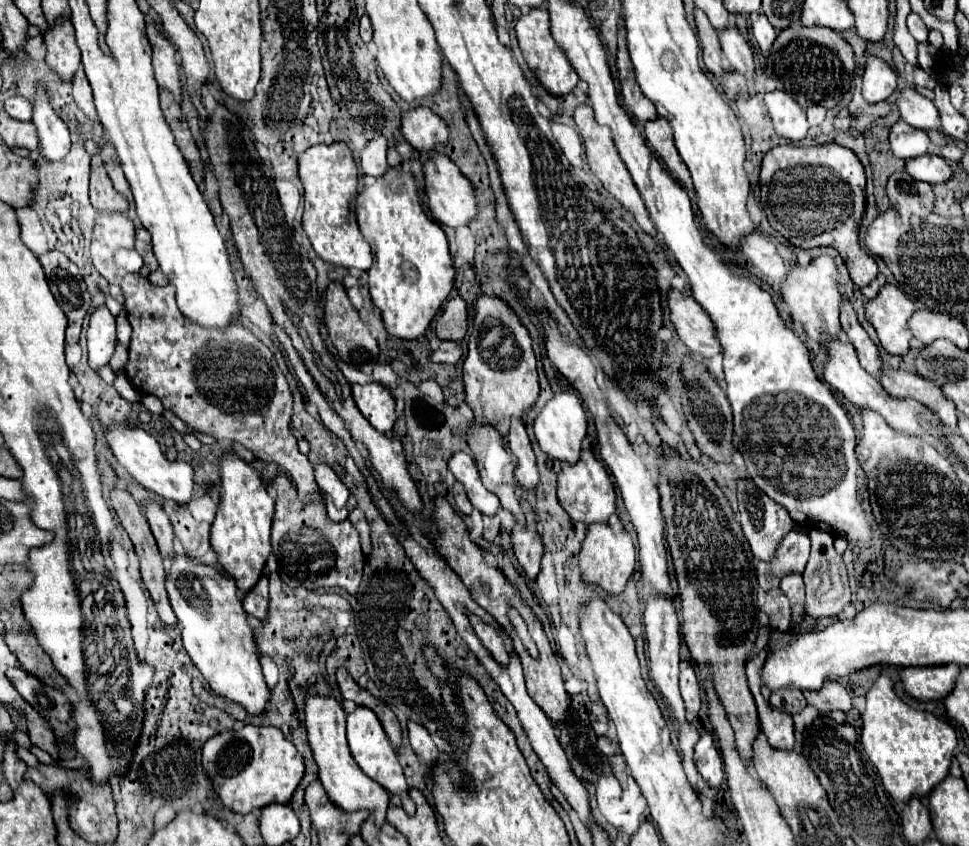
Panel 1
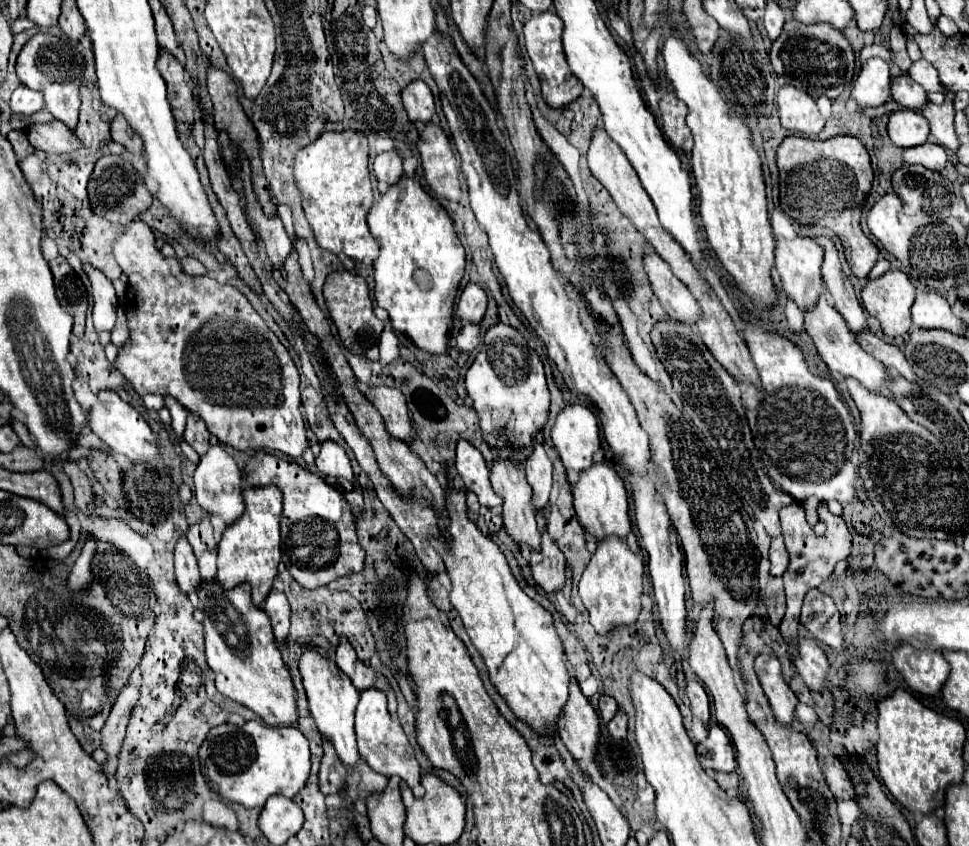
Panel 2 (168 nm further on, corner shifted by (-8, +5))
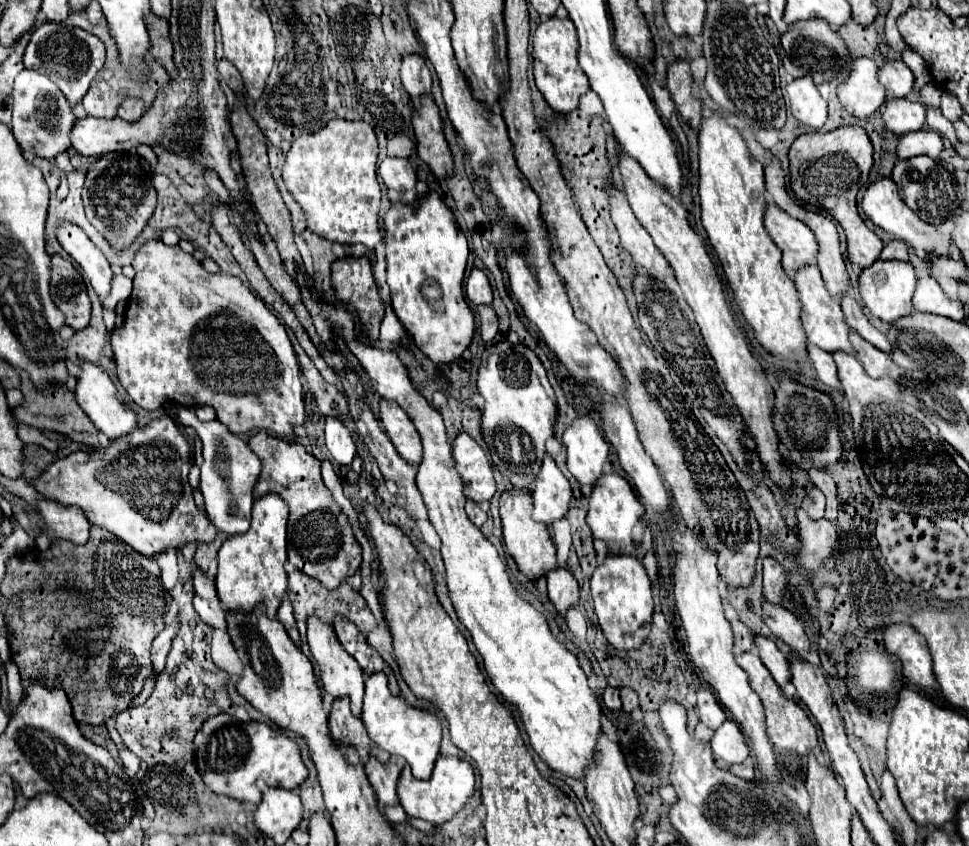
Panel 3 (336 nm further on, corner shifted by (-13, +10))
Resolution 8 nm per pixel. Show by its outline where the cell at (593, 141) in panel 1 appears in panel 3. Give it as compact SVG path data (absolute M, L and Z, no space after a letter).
M620 152L616 170L618 170L620 182L622 182L622 190L632 206L632 212L636 214L638 222L646 228L646 232L652 236L656 248L662 252L662 256L674 268L674 274L684 292L684 298L696 316L696 322L702 330L702 336L706 340L706 346L708 346L712 358L716 360L718 374L722 376L726 390L732 394L736 406L740 408L744 422L748 424L748 430L754 434L754 438L758 442L756 450L758 450L758 456L762 458L764 468L770 472L770 478L782 490L786 490L792 484L792 478L790 478L790 472L782 466L782 452L778 448L778 436L774 432L772 418L770 418L770 412L774 406L774 390L772 390L760 362L752 356L746 336L742 334L742 330L736 326L736 322L732 318L720 278L704 248L704 242L690 228L684 206L678 200L674 200L670 194L666 194L666 190L662 190L656 182L650 182L650 178L646 178L646 174L638 166L638 162L634 162L628 154Z

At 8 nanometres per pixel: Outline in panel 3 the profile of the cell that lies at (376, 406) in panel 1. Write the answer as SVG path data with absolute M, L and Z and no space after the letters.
M380 398L380 420L384 424L386 434L390 436L392 444L396 446L398 454L406 462L416 462L420 464L422 460L422 442L416 426L412 424L410 416L398 402Z

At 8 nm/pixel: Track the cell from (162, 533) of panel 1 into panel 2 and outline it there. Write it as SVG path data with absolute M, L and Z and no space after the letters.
M181 537L175 547L175 577L177 585L185 595L191 595L201 585L201 575L197 567L197 557L187 541L187 537Z

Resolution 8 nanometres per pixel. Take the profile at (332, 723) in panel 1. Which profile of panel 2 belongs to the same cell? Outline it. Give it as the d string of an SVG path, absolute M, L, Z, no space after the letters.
M311 647L303 649L303 655L299 659L299 671L303 677L303 687L307 691L311 715L313 715L323 739L333 741L337 755L341 757L341 761L345 765L355 765L359 759L359 751L357 751L357 743L355 743L353 717L355 717L355 707L359 703L359 689L337 667L337 663L333 659L323 657L317 649L311 649Z

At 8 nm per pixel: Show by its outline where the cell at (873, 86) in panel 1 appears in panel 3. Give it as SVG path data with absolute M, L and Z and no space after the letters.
M856 58L850 76L838 86L838 98L852 116L868 118L886 102L886 88L878 82L878 70L874 58Z

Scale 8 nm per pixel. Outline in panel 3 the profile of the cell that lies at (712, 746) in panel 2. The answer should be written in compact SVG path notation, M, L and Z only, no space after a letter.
M726 720L710 740L712 754L716 760L724 760L726 764L738 764L744 762L750 756L750 750L744 742L744 734L740 732L738 724L732 720Z

